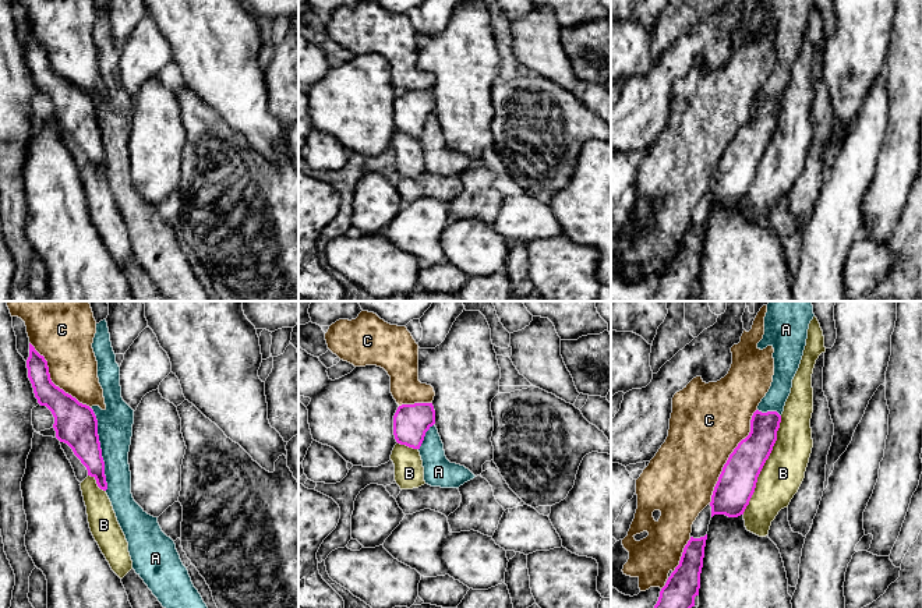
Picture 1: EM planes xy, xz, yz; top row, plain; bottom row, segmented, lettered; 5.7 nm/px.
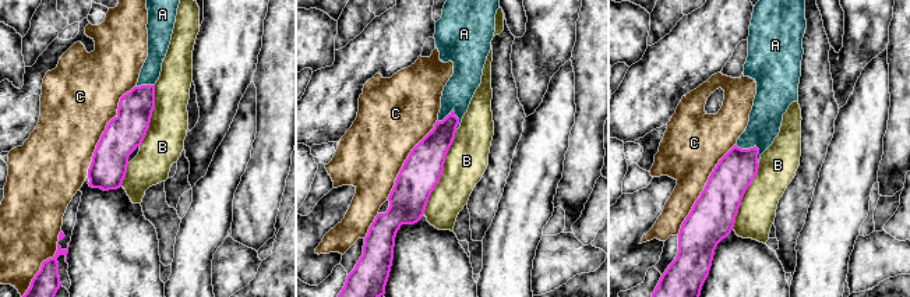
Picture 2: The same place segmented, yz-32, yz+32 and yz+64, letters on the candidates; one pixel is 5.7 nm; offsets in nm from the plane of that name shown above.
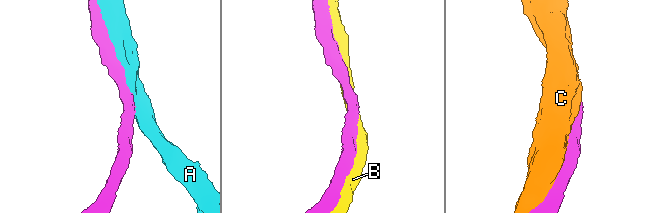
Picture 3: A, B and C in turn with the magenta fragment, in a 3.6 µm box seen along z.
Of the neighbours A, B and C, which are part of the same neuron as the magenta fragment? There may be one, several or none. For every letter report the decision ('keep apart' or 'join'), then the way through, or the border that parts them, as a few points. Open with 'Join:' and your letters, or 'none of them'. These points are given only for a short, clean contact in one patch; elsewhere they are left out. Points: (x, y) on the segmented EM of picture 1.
Join: B
A: keep apart
B: join
C: keep apart

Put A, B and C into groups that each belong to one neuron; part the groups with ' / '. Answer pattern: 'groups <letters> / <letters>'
groups A / B / C

